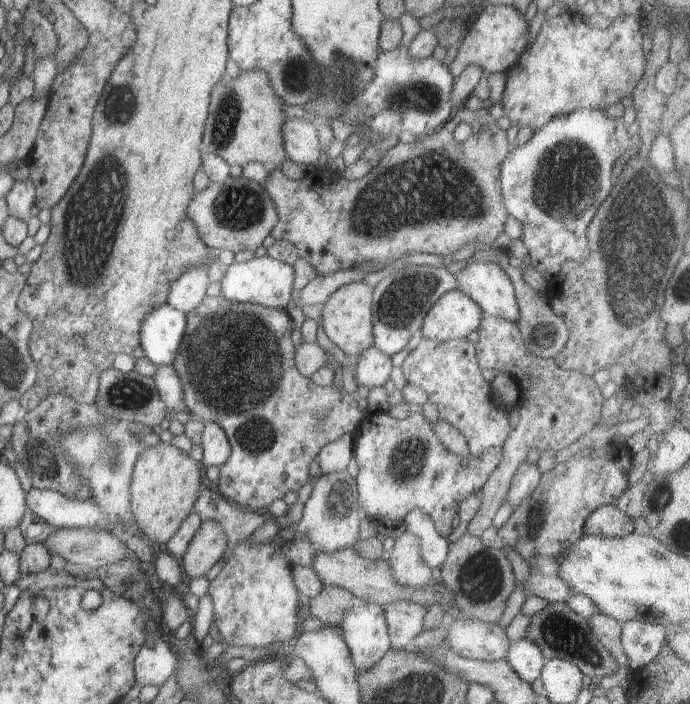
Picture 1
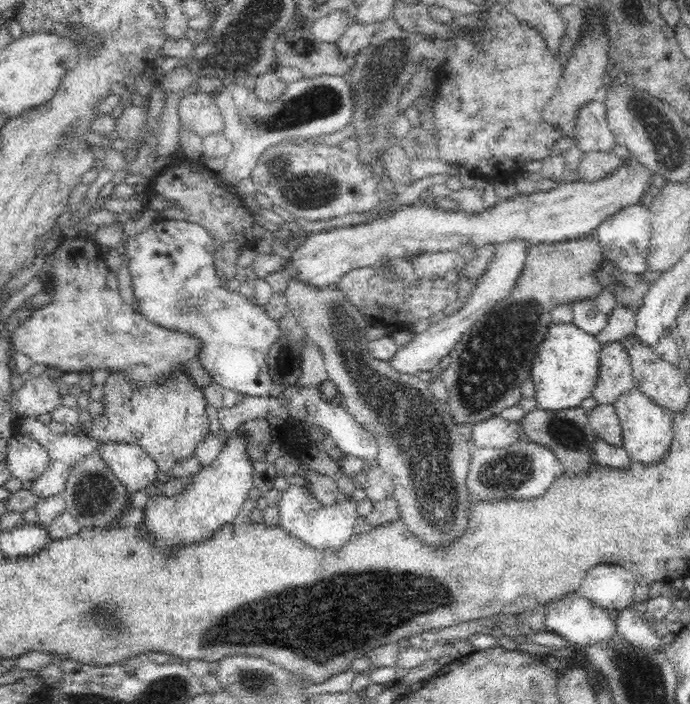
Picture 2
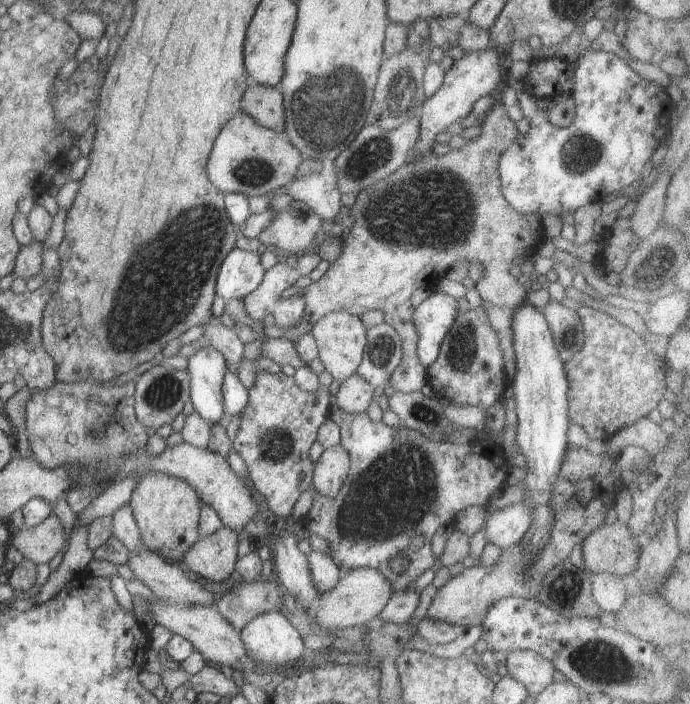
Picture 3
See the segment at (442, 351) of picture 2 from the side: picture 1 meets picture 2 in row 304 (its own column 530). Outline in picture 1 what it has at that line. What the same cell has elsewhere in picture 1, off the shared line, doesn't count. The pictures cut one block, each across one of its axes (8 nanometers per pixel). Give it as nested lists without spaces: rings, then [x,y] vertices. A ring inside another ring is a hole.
[[[522,462],[512,478],[505,502],[509,502],[515,511],[522,502],[526,502],[534,494],[536,488],[540,486],[541,478],[542,473],[536,464]]]

